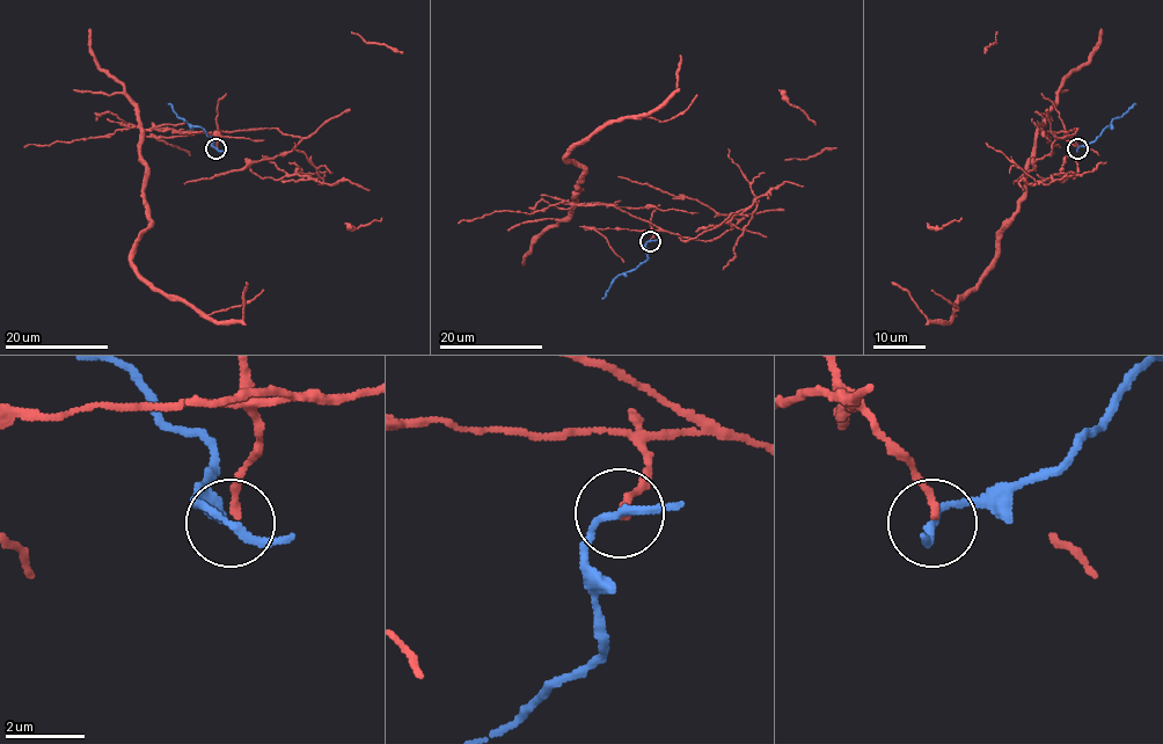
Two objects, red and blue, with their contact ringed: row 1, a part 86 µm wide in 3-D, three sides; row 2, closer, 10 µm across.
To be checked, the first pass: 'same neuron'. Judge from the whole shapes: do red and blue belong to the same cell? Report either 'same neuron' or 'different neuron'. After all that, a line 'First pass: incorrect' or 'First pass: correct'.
different neuron
First pass: incorrect

